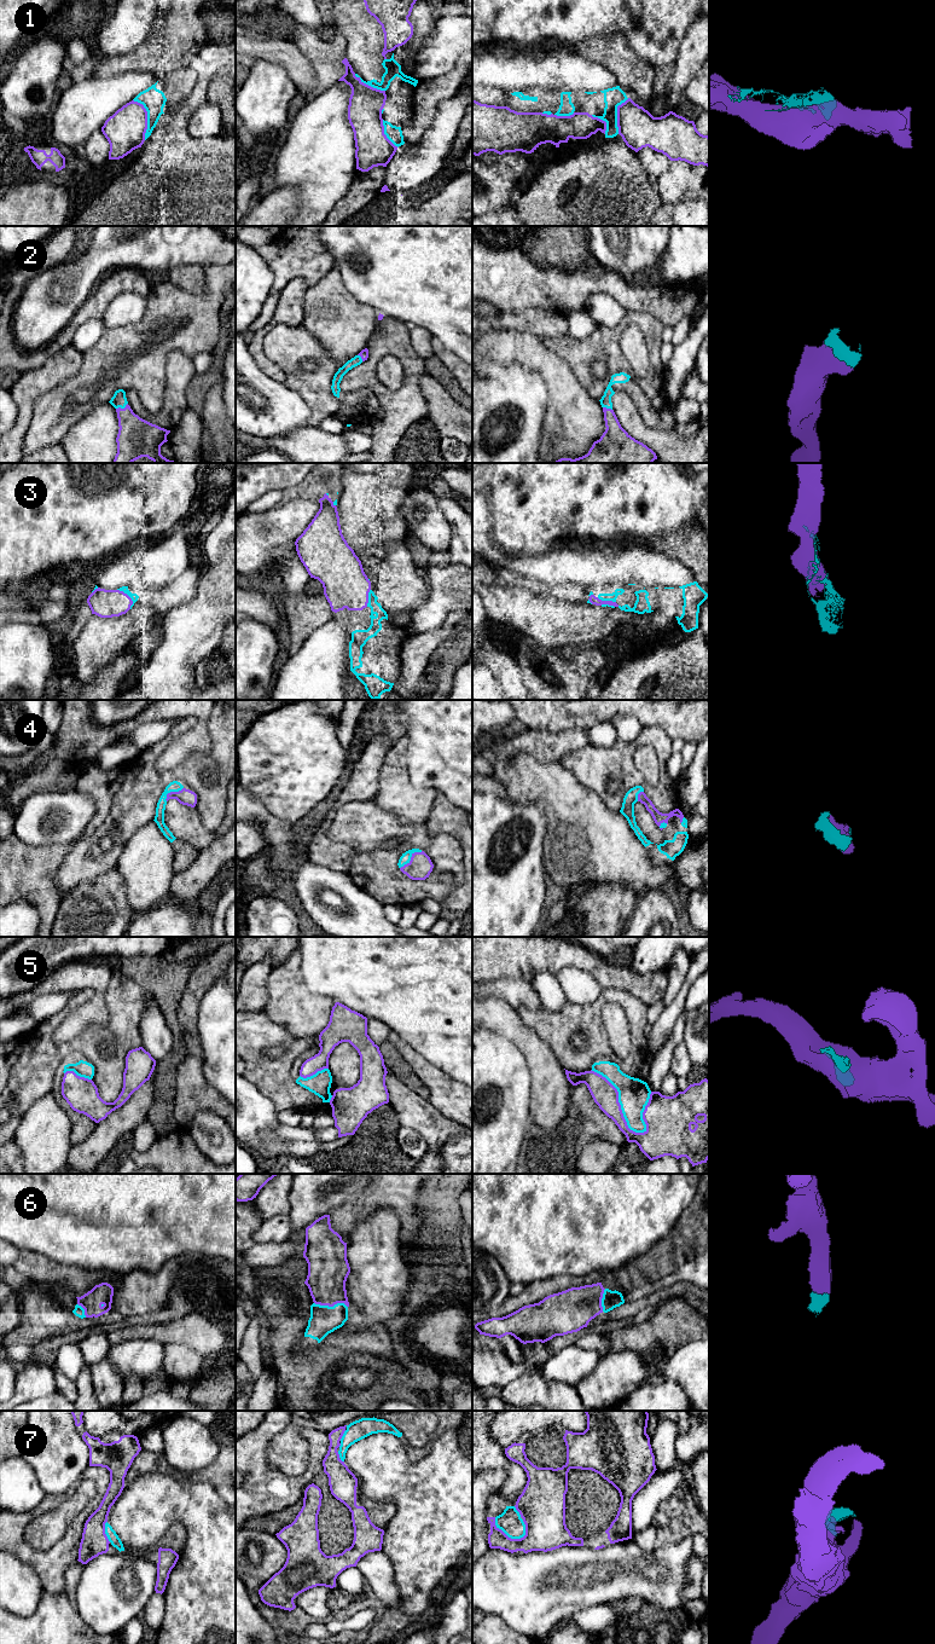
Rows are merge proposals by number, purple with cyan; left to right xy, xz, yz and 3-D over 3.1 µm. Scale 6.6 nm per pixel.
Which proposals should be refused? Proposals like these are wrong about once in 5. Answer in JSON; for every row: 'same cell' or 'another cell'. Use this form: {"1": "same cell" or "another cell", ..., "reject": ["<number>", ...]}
{"1": "another cell", "2": "same cell", "3": "same cell", "4": "same cell", "5": "another cell", "6": "same cell", "7": "another cell", "reject": ["1", "5", "7"]}

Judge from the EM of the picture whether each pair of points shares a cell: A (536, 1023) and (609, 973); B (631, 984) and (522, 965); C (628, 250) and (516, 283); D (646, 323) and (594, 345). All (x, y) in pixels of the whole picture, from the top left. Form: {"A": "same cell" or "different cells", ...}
{"A": "different cells", "B": "same cell", "C": "different cells", "D": "same cell"}

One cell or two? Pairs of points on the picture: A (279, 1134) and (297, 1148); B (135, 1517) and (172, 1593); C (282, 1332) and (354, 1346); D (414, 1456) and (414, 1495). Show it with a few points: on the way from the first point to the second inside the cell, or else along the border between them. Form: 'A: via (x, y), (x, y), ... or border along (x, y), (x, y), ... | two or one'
A: via (284, 1135), (292, 1144) | one
B: via (166, 1516), (181, 1516), (195, 1529), (195, 1563) | one
C: via (288, 1355), (291, 1360), (323, 1360), (331, 1352) | one
D: border along (399, 1437), (413, 1462), (429, 1452), (434, 1440) | two

